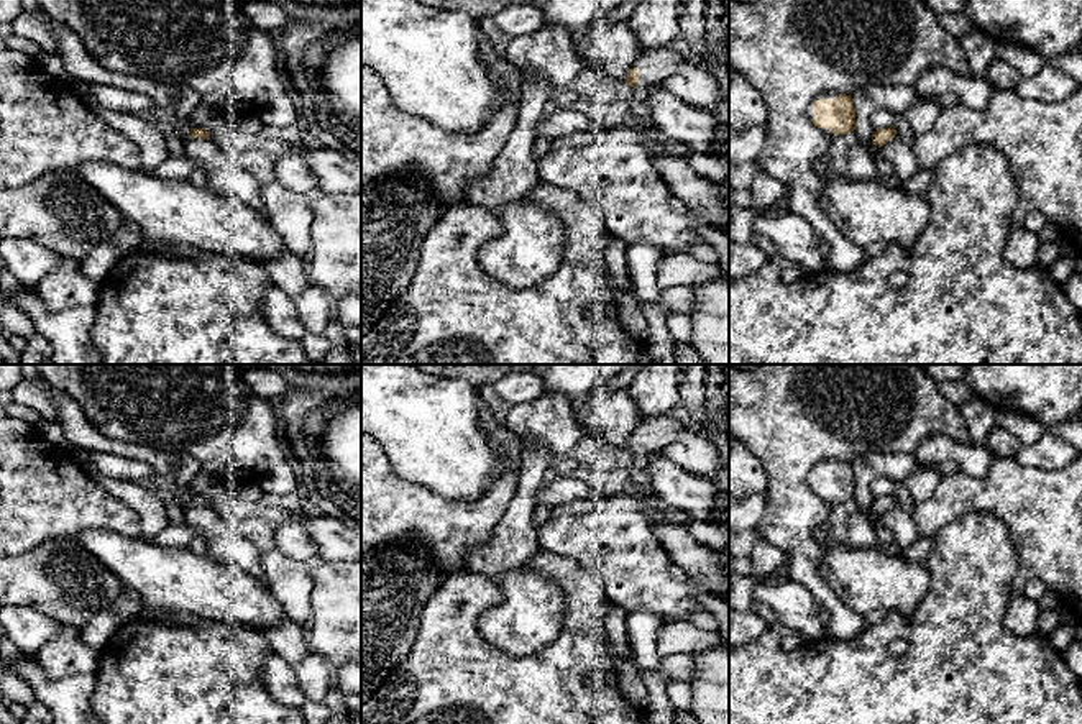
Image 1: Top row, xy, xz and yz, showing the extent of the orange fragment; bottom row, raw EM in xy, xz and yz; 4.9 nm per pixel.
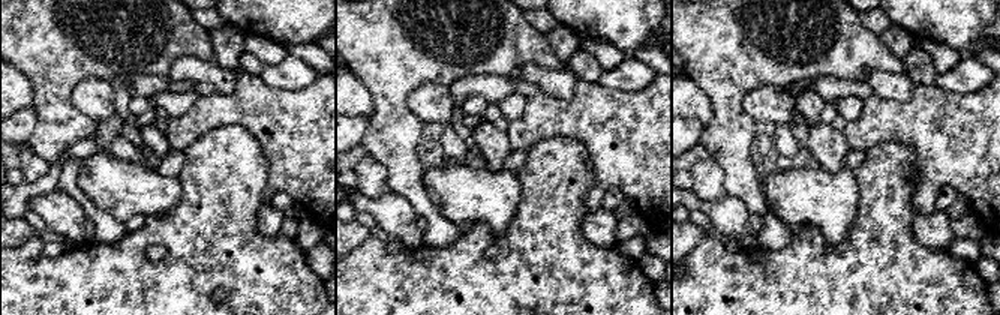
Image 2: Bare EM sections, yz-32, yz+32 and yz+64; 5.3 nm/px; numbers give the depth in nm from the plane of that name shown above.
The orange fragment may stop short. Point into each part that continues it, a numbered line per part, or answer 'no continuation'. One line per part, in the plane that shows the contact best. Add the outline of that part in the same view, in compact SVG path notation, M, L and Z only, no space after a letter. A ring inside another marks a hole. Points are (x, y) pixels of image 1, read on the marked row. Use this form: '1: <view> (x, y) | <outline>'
1: yz (831, 96) | M823 92L819 94L808 107L808 118L813 120L814 118L814 112L813 112L813 103L819 99L831 99L834 100L839 94L837 92Z

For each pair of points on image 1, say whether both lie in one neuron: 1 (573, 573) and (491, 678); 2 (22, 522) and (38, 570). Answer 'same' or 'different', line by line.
1: same
2: different

